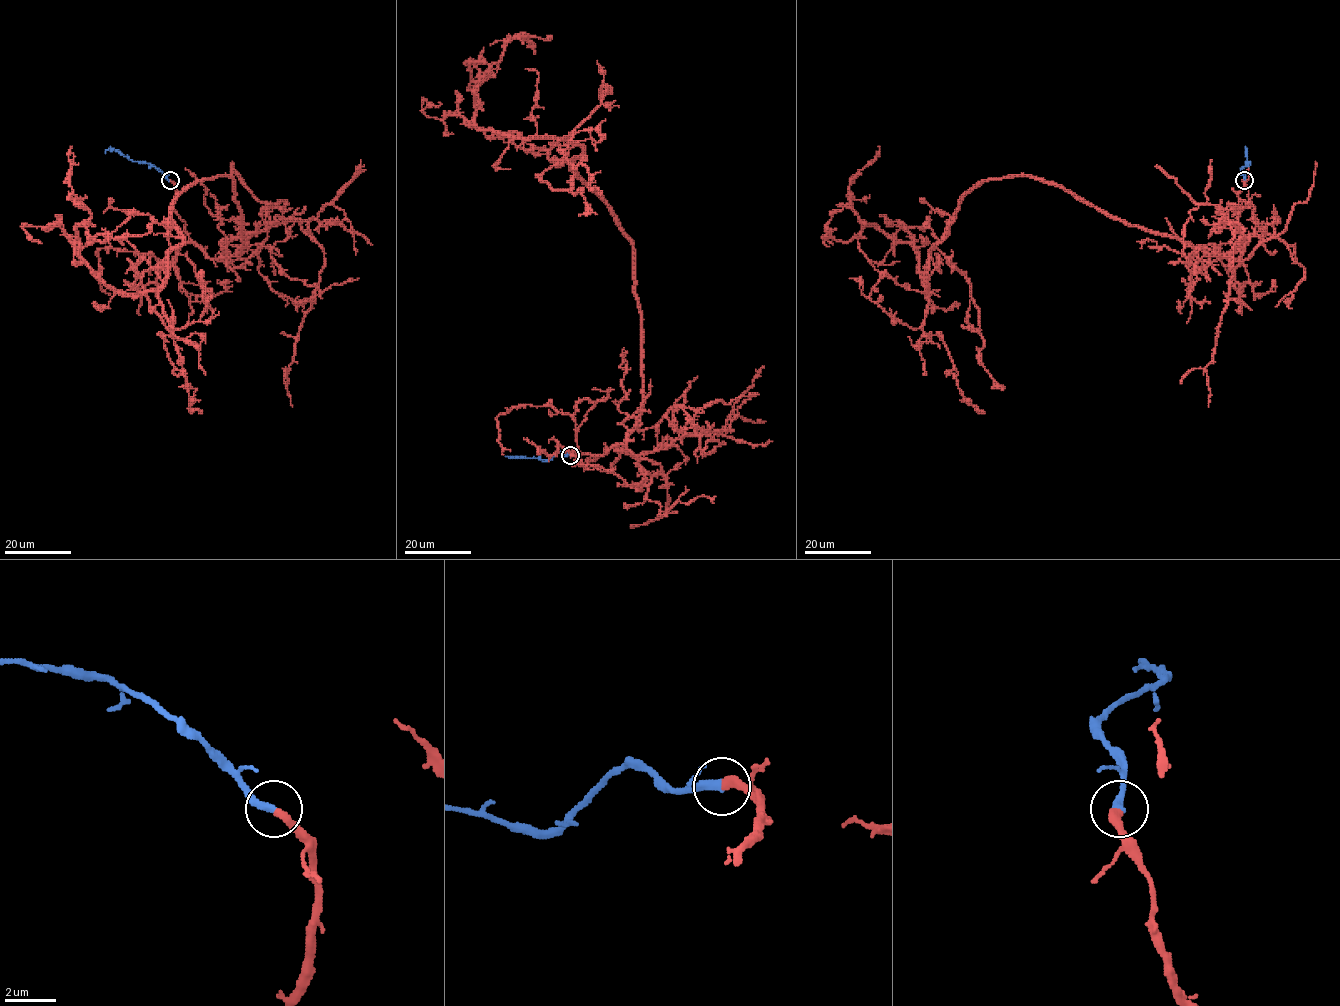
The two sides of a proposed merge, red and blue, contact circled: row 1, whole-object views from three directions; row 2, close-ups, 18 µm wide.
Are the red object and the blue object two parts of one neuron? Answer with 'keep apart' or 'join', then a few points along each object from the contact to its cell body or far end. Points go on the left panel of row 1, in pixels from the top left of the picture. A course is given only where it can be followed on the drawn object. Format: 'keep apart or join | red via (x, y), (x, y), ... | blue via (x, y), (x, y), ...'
join | red via (171, 180), (191, 240), (242, 248), (230, 176), (176, 197), (158, 288), (116, 293), (75, 248), (150, 224) | blue via (170, 180), (146, 162), (131, 161), (114, 150), (106, 149), (105, 152)

